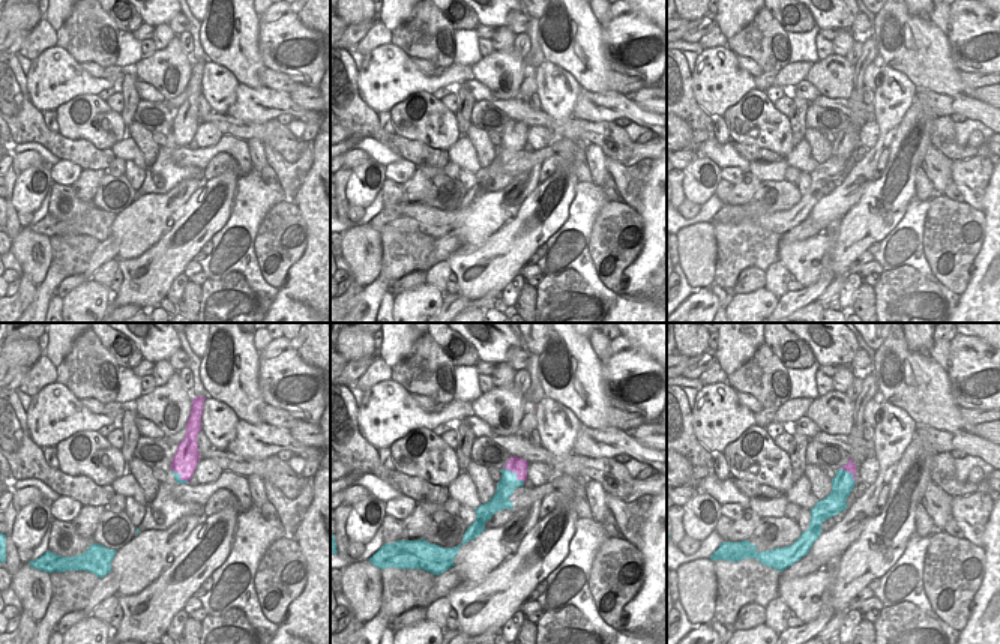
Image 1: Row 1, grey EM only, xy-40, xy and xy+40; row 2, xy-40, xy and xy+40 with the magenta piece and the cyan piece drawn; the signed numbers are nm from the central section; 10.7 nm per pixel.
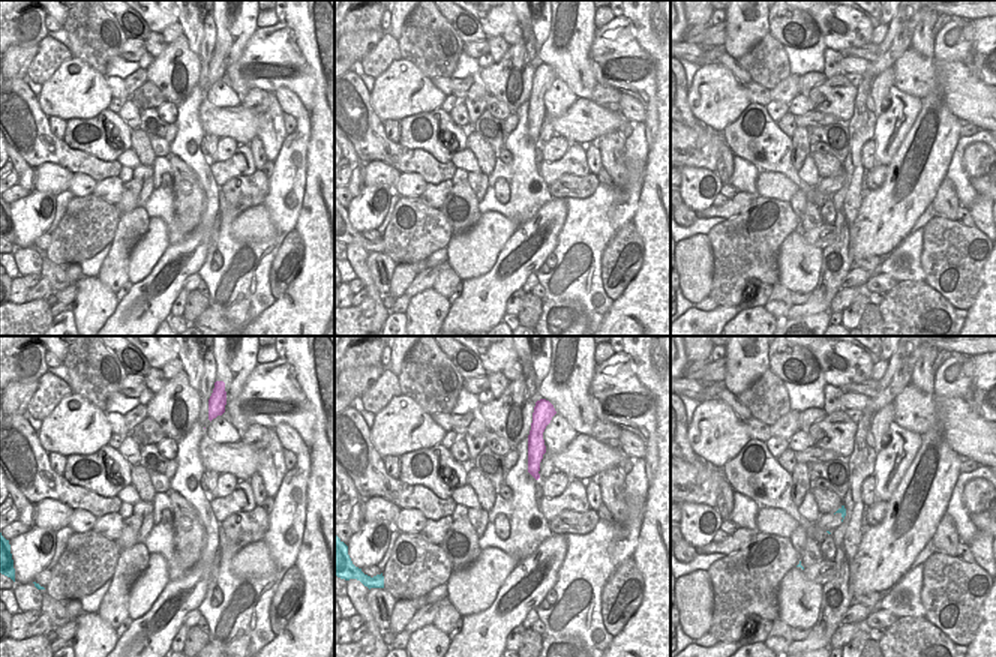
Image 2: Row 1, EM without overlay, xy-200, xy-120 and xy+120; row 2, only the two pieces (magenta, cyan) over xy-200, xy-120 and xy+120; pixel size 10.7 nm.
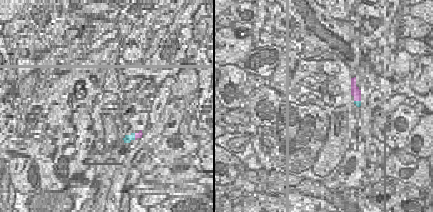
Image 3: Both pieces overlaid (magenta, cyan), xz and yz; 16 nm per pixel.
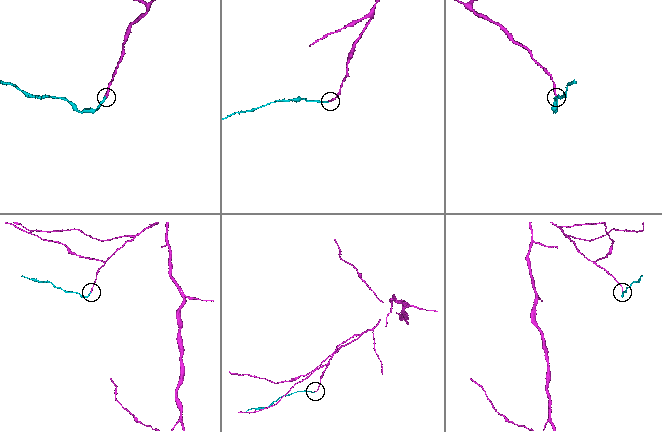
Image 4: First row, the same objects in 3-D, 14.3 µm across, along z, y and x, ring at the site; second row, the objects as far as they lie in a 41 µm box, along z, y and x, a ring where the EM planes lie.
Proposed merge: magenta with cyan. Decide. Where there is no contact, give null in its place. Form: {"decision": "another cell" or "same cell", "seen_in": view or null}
{"decision": "another cell", "seen_in": "xy"}

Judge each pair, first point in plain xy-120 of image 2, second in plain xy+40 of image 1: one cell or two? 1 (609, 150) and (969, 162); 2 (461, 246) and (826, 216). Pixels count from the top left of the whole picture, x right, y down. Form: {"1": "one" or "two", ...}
{"1": "one", "2": "one"}

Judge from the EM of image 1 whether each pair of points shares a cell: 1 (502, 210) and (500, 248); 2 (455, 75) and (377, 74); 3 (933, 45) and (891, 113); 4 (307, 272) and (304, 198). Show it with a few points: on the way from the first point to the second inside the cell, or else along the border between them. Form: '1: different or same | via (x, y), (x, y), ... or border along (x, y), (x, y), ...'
1: different | border along (524, 198), (511, 218), (479, 246), (473, 246)
2: same | via (436, 81), (412, 81), (397, 77)
3: different | border along (880, 60), (898, 69), (918, 89)
4: same | via (314, 254), (314, 216)

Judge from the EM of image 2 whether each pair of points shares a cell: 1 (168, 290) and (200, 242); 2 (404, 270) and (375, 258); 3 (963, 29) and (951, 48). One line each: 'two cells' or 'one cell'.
1: one cell
2: two cells
3: one cell

